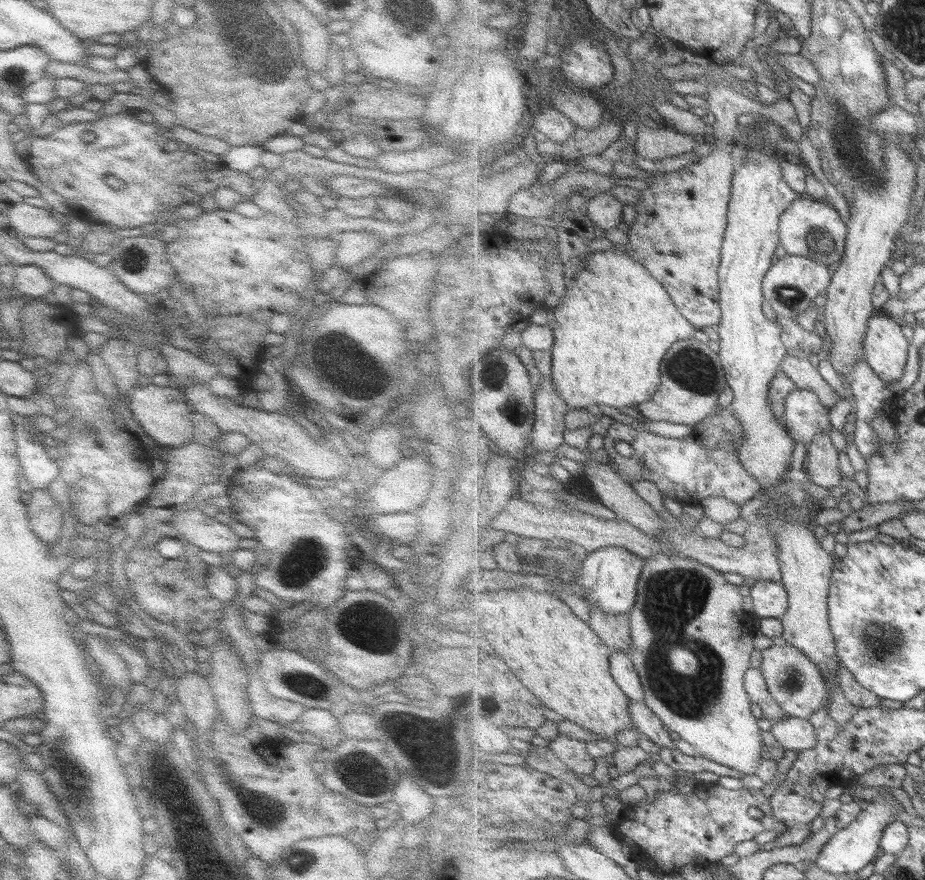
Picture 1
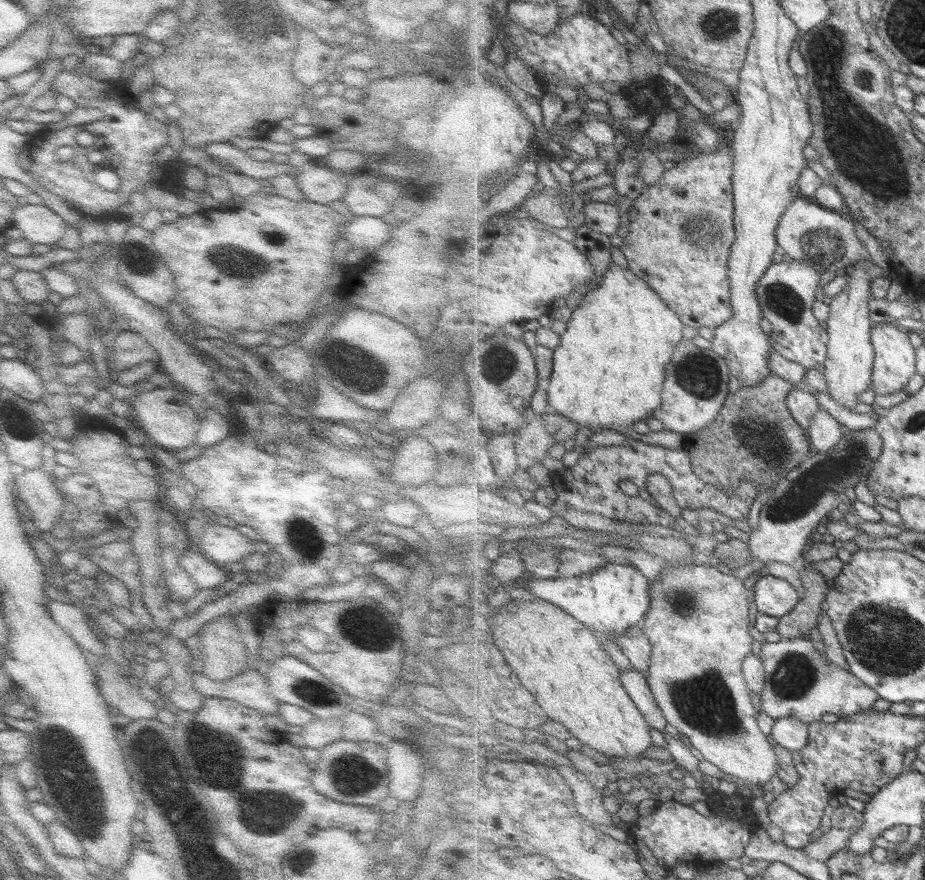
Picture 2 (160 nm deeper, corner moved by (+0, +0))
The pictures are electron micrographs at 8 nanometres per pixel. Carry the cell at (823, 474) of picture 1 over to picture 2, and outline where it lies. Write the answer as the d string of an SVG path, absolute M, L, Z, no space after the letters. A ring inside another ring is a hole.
M819 409L811 419L807 435L812 444L812 452L817 454L829 453L843 438L841 423L826 410Z

